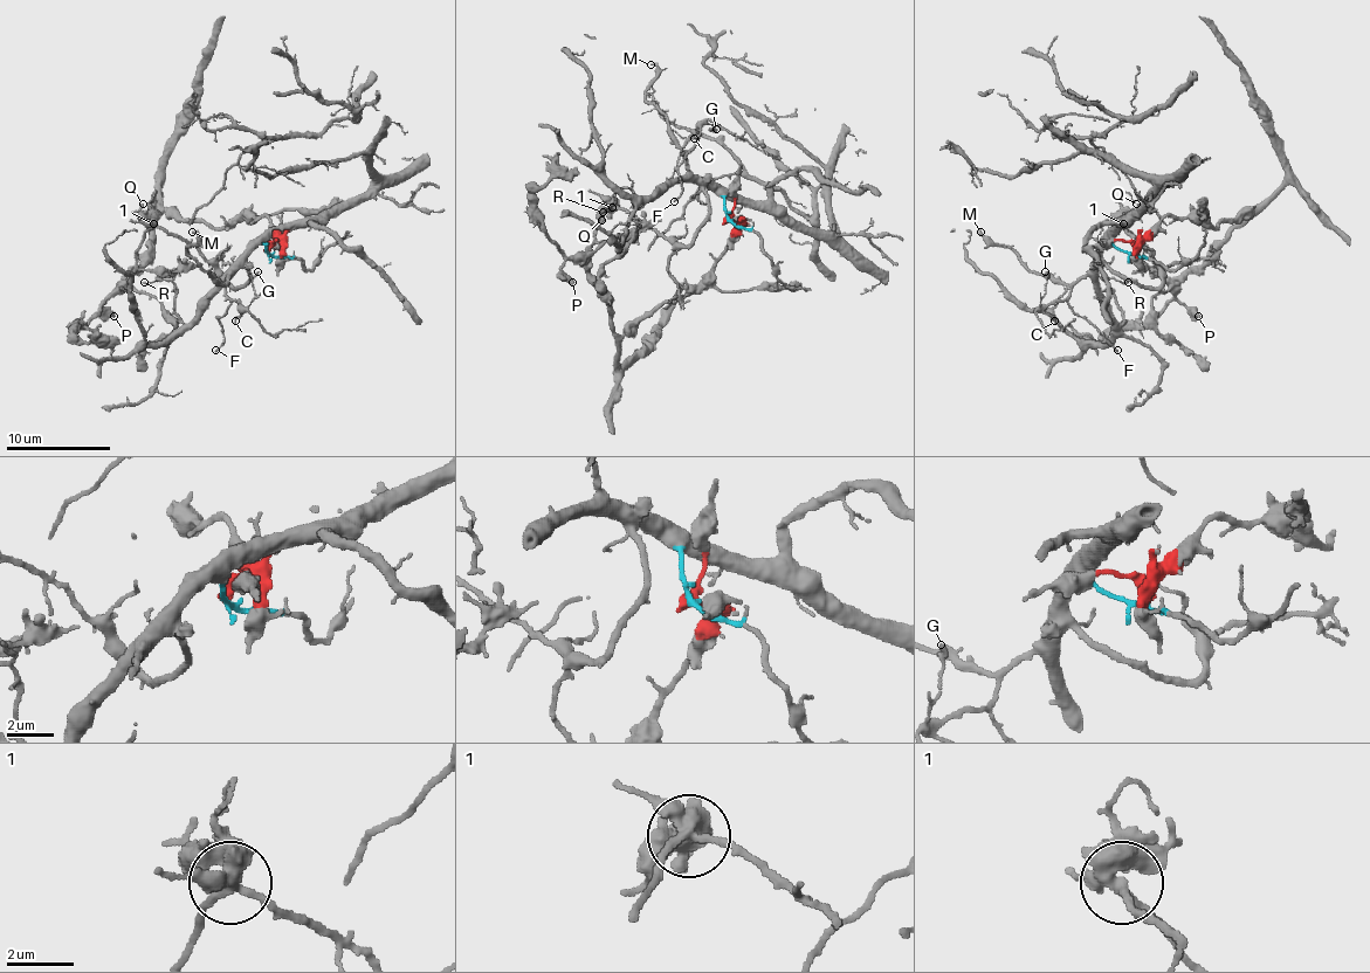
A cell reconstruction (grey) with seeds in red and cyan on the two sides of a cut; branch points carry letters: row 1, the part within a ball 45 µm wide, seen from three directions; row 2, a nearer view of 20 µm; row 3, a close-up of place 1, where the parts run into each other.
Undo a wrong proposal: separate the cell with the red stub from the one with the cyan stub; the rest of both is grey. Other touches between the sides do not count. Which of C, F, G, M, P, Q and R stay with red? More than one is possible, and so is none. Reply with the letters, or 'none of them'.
P, Q

